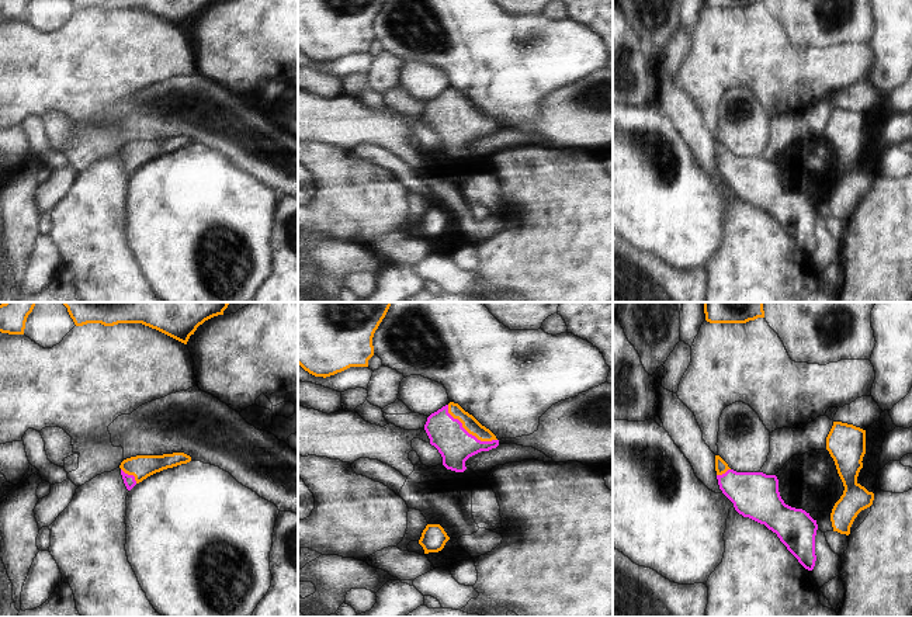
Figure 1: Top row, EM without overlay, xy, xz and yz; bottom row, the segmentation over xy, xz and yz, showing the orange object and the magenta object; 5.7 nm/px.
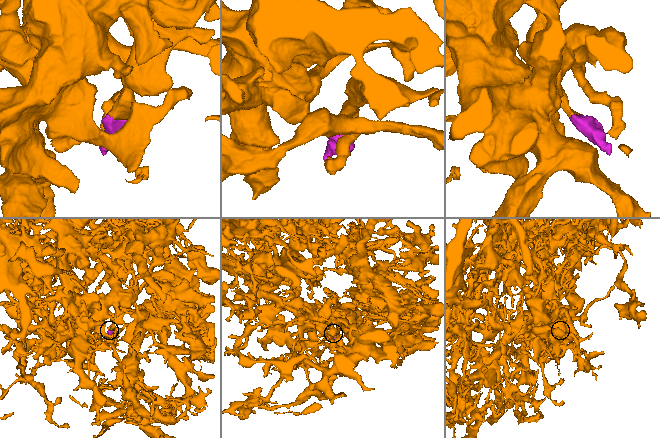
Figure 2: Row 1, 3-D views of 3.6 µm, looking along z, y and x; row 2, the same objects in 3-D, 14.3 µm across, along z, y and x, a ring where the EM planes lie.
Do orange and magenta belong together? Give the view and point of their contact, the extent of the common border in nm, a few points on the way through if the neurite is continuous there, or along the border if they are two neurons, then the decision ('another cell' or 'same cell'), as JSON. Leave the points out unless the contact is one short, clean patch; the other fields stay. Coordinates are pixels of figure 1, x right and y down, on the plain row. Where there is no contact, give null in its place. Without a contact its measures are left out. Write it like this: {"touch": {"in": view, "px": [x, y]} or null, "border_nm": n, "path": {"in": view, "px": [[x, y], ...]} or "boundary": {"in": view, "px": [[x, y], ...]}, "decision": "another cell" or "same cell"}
{"touch": {"in": "xz", "px": [468, 117]}, "border_nm": 360, "path": {"in": "xz", "px": [[470, 108], [468, 117], [454, 128]]}, "decision": "same cell"}

